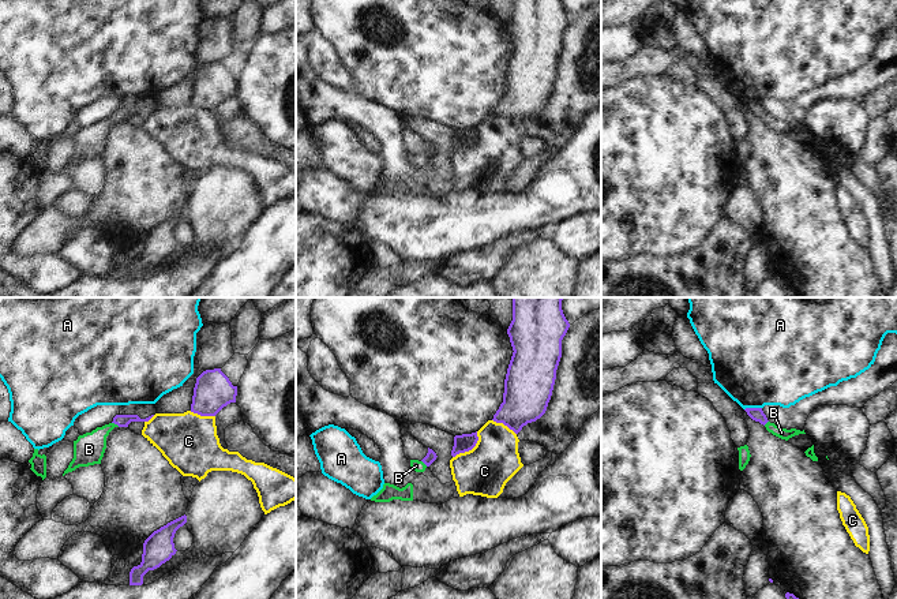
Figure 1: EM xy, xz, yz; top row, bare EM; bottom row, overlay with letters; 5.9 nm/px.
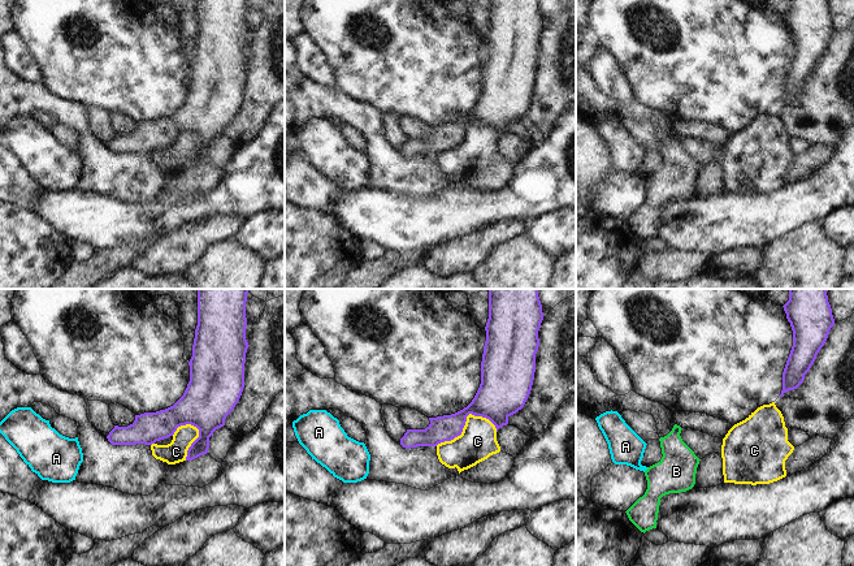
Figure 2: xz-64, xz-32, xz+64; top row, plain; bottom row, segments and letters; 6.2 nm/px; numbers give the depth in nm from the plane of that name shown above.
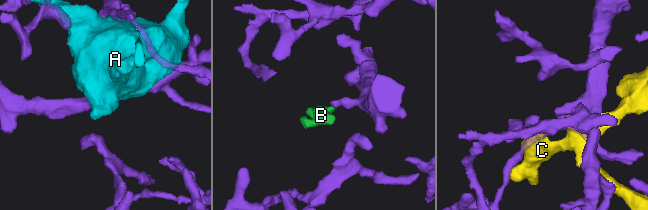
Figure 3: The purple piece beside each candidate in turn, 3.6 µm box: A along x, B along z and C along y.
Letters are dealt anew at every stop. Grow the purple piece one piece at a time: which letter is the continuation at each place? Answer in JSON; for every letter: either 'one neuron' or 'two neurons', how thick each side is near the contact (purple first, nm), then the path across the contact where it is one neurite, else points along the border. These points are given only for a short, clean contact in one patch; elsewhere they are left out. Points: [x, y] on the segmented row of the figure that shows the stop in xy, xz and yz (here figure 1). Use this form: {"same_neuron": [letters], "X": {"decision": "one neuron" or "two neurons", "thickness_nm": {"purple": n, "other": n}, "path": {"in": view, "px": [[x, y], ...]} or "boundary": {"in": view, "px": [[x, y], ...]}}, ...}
{"same_neuron": ["B"], "A": {"decision": "two neurons", "thickness_nm": {"purple": 80, "other": 480}}, "B": {"decision": "one neuron", "thickness_nm": {"purple": 80, "other": 180}, "path": {"in": "xy", "px": [[122, 420], [116, 423], [89, 449]]}}, "C": {"decision": "two neurons", "thickness_nm": {"purple": 110, "other": 300}}}

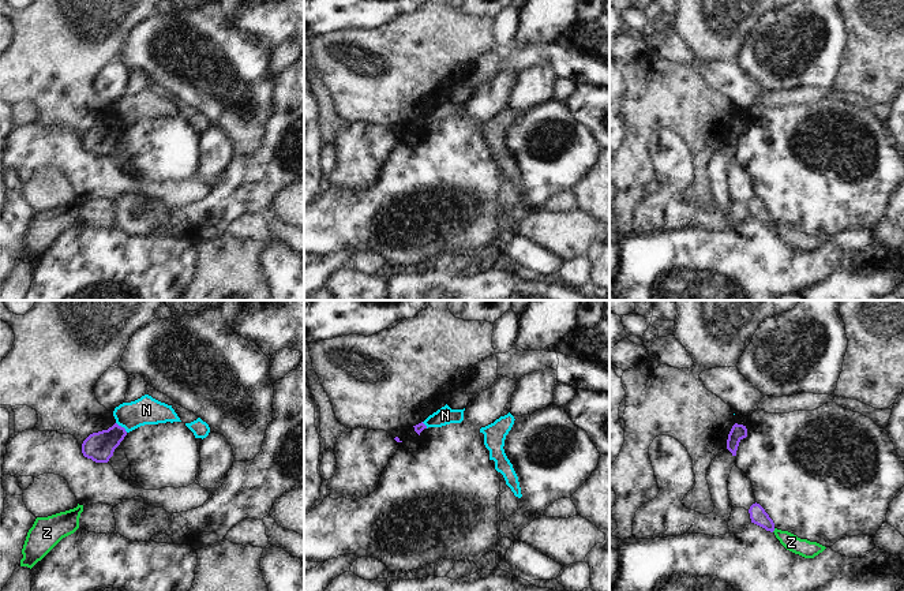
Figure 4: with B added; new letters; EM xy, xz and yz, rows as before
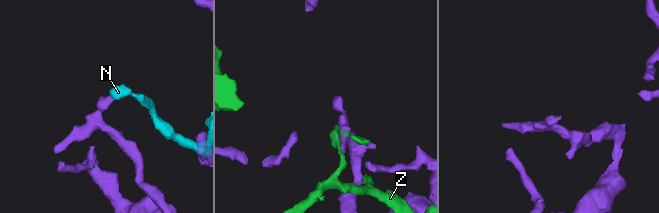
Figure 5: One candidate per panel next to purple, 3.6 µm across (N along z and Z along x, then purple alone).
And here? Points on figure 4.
{"same_neuron": [], "N": {"decision": "two neurons", "thickness_nm": {"purple": 170, "other": 160}, "boundary": {"in": "xy", "px": [[116, 422], [127, 431]]}}, "Z": {"decision": "two neurons", "thickness_nm": {"purple": 100, "other": 100}}}

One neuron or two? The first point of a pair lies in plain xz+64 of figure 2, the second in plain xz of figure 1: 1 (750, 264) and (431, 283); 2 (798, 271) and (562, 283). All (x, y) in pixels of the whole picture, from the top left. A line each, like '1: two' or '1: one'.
1: two
2: one

